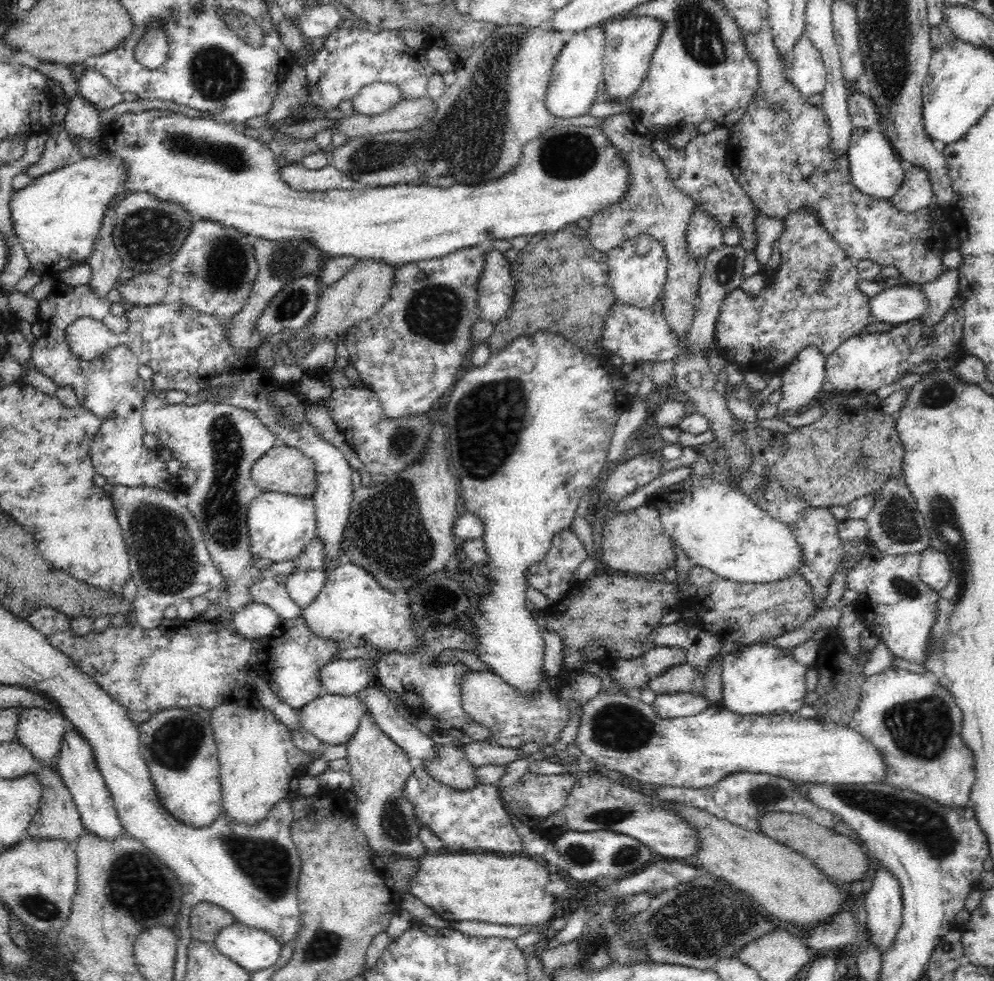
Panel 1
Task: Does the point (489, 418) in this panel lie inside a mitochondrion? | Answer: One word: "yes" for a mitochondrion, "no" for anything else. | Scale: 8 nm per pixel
yes

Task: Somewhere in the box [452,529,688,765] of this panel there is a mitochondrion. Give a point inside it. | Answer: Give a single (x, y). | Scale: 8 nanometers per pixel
(619, 727)

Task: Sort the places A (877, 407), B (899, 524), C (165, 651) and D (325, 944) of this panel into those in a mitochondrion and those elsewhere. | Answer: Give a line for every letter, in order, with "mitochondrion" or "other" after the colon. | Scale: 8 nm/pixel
A: other
B: mitochondrion
C: other
D: mitochondrion

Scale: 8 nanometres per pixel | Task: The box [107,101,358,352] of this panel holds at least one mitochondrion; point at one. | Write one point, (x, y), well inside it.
(147, 235)

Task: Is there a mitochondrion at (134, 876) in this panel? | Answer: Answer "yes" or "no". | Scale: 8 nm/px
yes

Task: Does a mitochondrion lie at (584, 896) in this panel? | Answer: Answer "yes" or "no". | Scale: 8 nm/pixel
no

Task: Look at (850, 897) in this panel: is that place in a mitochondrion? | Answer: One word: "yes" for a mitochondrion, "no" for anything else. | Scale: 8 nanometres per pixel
no

